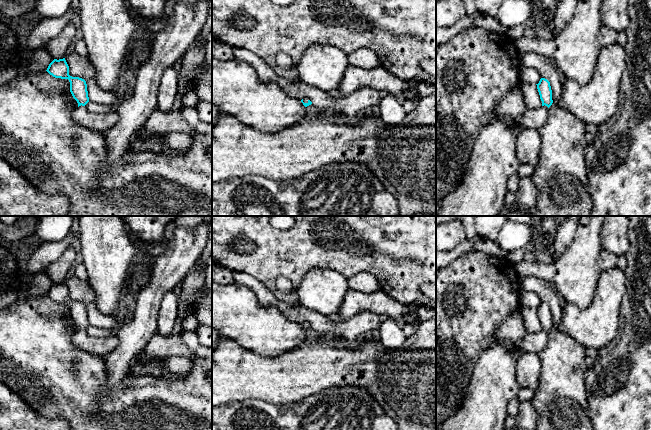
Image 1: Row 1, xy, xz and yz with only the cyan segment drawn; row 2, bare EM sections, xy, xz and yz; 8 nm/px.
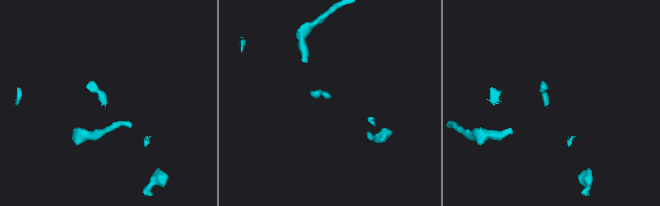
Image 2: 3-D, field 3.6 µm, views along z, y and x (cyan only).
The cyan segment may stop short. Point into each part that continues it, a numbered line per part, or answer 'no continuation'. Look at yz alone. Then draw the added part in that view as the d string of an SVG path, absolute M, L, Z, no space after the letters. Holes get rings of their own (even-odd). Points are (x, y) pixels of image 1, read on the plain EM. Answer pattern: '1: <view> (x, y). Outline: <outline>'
1: yz (532, 342). Outline: M548 331L527 333L518 344L519 353L540 353L548 342Z

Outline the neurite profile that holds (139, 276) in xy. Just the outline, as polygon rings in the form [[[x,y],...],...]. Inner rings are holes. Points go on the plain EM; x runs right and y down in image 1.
[[[133,264],[127,281],[126,290],[132,295],[137,295],[139,291],[147,285],[150,279],[151,268],[144,264]]]

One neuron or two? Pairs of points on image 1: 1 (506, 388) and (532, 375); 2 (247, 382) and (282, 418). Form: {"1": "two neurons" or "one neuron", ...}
{"1": "two neurons", "2": "two neurons"}

